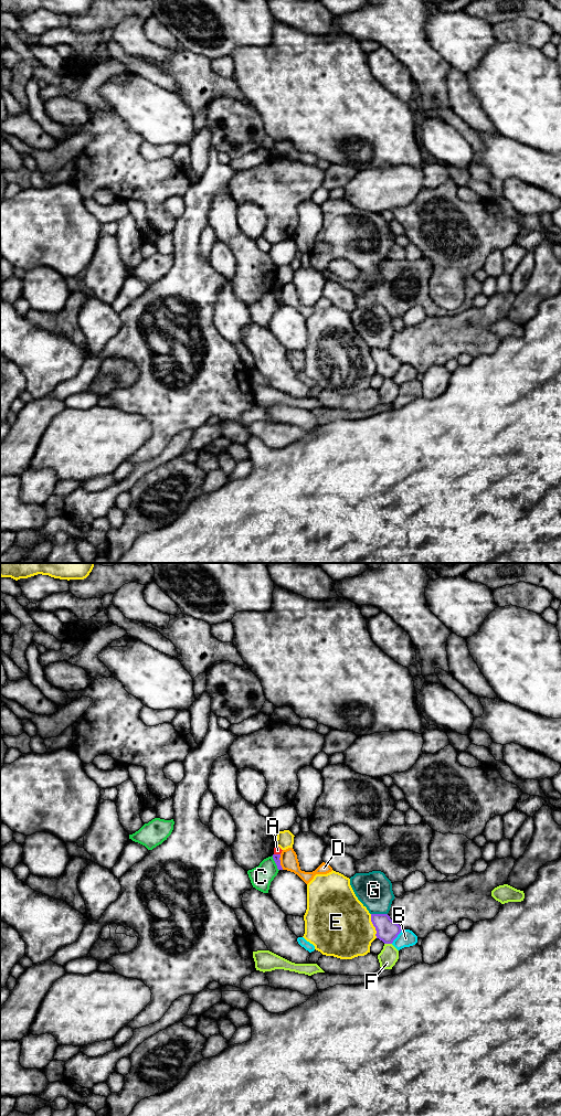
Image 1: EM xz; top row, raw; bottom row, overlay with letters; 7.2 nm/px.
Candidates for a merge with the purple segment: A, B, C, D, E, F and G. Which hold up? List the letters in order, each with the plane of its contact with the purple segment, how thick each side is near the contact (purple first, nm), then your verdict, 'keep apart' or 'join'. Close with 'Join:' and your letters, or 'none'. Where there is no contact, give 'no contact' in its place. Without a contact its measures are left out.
A: xz | 50/60 nm | keep apart
B: xz | 160/120 nm | keep apart
C: xz | 50/160 nm | keep apart
D: xz | 50/130 nm | keep apart
E: xz | 160/460 nm | keep apart
F: xz | 160/140 nm | keep apart
G: xz | 160/260 nm | keep apart
Join: none

